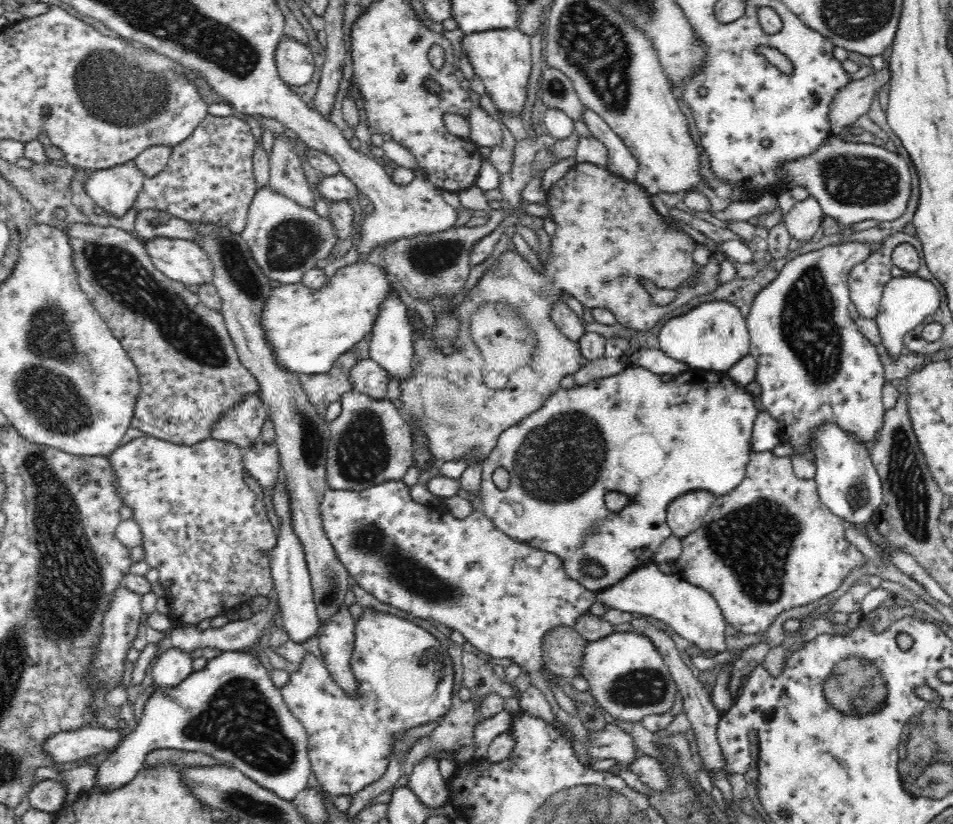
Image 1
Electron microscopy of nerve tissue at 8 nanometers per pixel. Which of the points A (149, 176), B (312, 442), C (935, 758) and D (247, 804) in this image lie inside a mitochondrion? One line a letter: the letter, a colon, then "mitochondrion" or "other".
A: other
B: mitochondrion
C: mitochondrion
D: mitochondrion

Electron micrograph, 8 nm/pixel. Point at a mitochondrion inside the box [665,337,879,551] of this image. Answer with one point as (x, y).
(859, 495)

